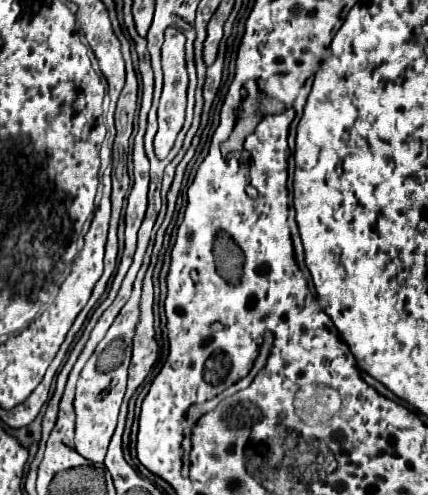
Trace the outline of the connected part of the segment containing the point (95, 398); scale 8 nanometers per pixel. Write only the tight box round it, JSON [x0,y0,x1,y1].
[75,252,151,464]

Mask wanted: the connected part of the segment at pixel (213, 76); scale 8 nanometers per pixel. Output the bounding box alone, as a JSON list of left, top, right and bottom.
[203,58,223,116]

